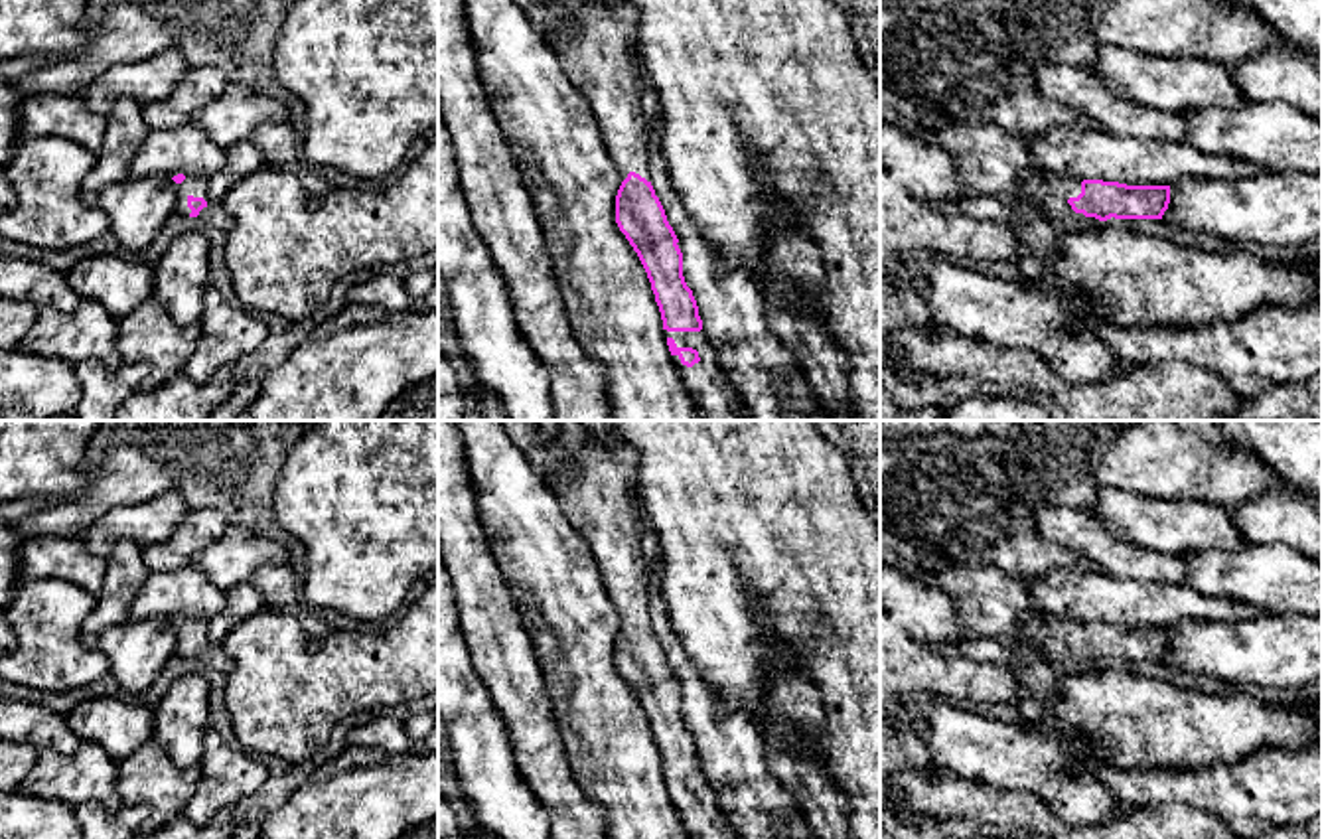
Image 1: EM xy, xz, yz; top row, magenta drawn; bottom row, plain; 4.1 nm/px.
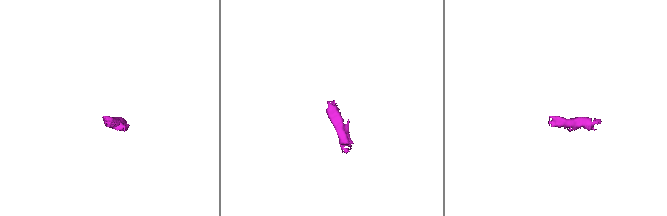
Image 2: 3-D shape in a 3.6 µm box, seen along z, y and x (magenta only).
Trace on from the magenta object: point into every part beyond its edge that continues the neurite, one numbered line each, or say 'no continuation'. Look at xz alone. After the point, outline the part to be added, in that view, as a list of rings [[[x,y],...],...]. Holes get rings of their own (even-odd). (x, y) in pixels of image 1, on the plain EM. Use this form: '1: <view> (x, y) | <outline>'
1: xz (594, 486) | [[[586,432],[584,446],[552,468],[549,488],[586,539],[622,624],[629,614],[651,624],[651,572],[641,549],[645,523],[633,507],[639,497],[635,452]]]
2: xz (707, 820) | [[[665,772],[665,782],[667,780],[673,780],[677,790],[693,790],[698,794],[700,803],[695,805],[693,809],[683,807],[679,798],[673,798],[683,827],[691,839],[740,839],[726,811],[720,809],[718,798],[704,772],[700,774]]]

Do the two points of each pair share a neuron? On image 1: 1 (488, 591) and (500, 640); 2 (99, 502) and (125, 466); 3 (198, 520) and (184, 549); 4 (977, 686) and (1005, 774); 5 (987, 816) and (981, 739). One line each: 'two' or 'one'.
1: one
2: one
3: one
4: two
5: two

